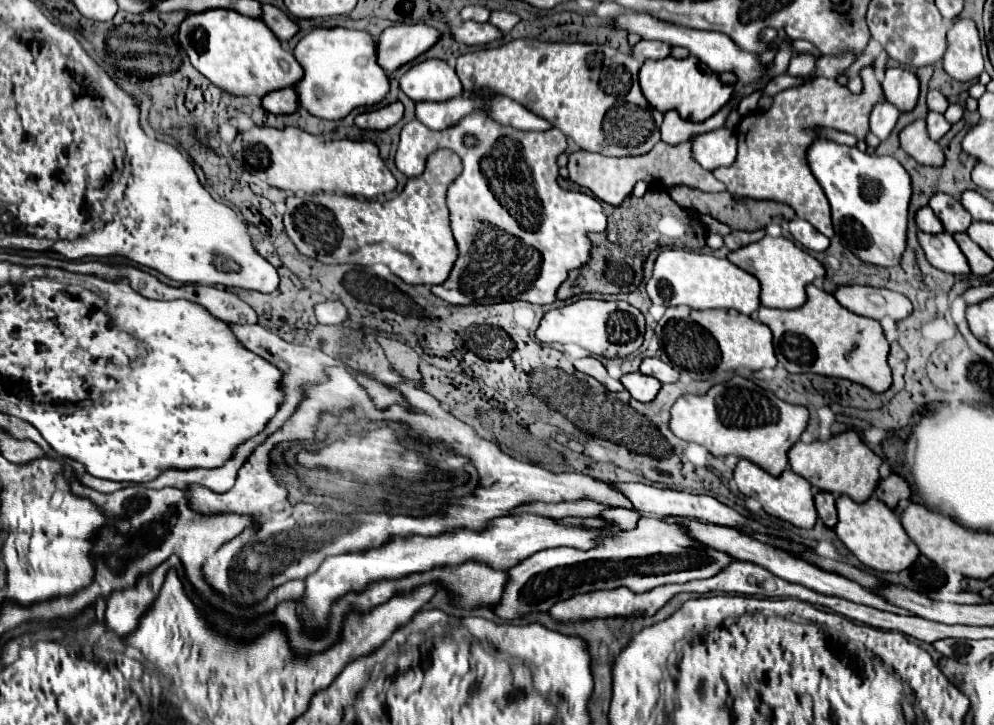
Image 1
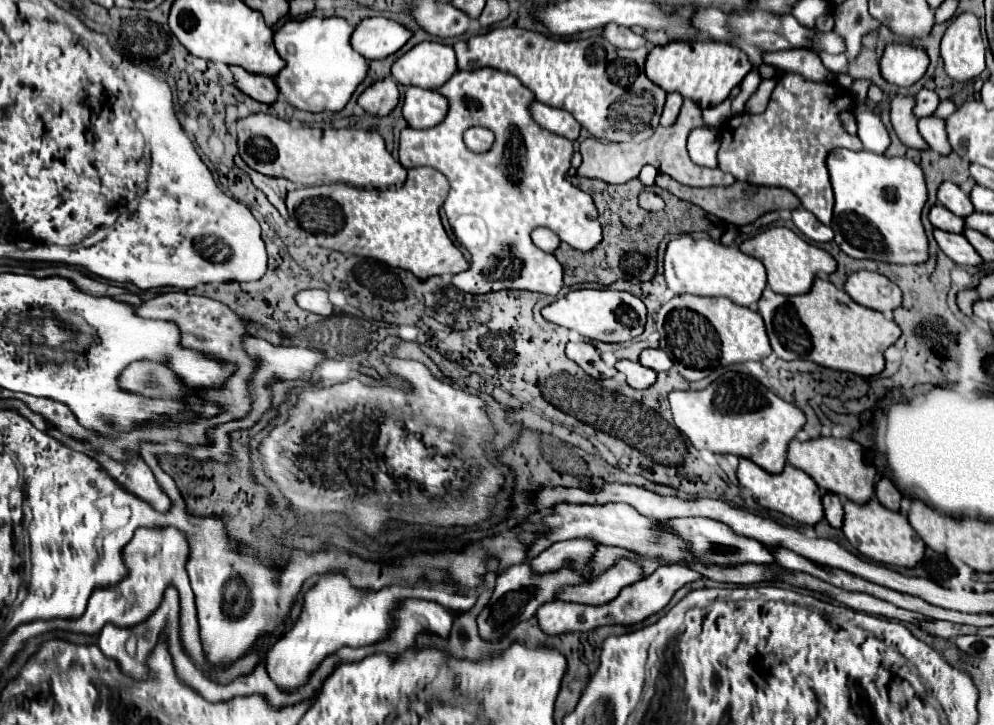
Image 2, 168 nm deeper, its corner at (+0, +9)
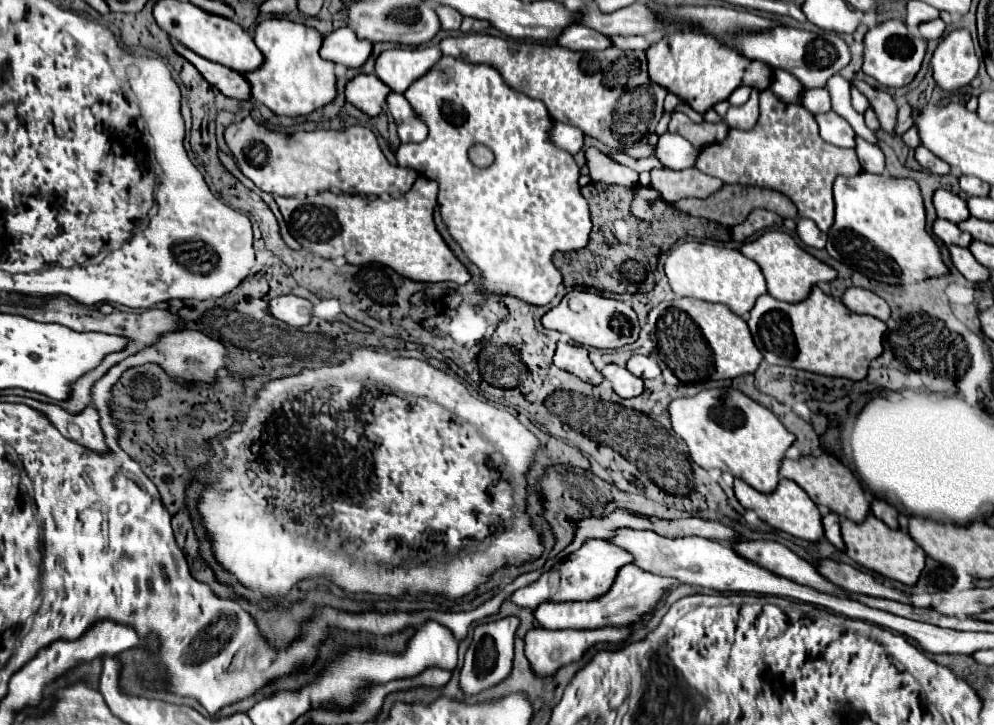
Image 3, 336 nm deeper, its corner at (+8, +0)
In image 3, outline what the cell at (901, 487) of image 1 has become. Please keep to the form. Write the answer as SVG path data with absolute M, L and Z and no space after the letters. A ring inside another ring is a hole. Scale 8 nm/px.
M875 498L875 500L871 502L871 512L873 512L879 520L883 520L887 526L891 526L893 530L899 528L899 524L897 524L897 516L899 516L899 512L897 512L891 504L887 504L885 500Z

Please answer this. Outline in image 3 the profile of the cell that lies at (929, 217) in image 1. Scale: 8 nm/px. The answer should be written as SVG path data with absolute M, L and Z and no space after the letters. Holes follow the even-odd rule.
M941 218L935 220L933 232L935 232L935 236L937 236L939 240L943 240L947 246L949 246L949 244L955 244L955 246L967 248L967 246L973 242L973 236L971 236L971 234L961 232L961 230L957 228L957 224L953 224L953 222L949 222L949 220L941 220Z

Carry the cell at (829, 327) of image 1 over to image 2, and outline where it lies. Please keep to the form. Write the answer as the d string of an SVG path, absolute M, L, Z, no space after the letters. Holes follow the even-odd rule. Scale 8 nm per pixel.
M819 277L805 295L787 297L765 289L759 299L759 313L765 321L771 347L781 359L807 359L861 377L873 377L885 369L883 353L901 335L895 321L885 319L879 311L857 305L843 289L837 289L831 281ZM797 319L801 325L797 325Z

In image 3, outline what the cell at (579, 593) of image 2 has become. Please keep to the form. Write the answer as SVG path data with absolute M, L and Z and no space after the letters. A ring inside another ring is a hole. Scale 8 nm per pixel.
M623 566L615 578L615 584L611 590L589 602L565 602L565 604L555 604L555 602L545 602L535 610L537 622L547 628L547 630L595 630L595 628L629 628L637 622L643 620L645 614L653 612L663 598L665 592L671 592L677 588L675 578L665 578L657 574L649 574L647 570L639 570L639 566Z

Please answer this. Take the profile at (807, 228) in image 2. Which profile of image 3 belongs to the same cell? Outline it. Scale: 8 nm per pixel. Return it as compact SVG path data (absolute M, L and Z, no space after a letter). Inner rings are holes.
M799 218L797 220L797 234L811 248L823 248L825 242L827 242L827 234L823 234L815 226L815 222L813 220L807 220L807 218Z

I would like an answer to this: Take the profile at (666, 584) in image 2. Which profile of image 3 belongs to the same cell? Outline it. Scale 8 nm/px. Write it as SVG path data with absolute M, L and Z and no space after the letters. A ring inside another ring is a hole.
M651 614L641 624L633 626L629 630L623 630L623 628L597 628L597 630L545 630L545 628L533 628L525 636L525 656L527 656L527 660L531 664L531 670L535 674L555 674L561 666L577 662L591 646L595 646L599 642L619 644L619 642L627 640L629 634L633 630L641 628L649 618L651 618Z

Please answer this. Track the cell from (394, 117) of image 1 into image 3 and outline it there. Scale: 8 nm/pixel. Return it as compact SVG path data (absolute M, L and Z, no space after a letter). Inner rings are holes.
M357 74L345 86L347 100L369 116L377 116L381 112L389 92L389 86L385 86L375 74Z

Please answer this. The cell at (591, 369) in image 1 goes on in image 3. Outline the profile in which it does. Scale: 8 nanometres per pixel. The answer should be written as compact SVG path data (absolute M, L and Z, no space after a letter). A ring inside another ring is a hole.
M559 342L557 352L555 352L555 366L579 376L583 382L589 382L589 384L601 384L603 382L603 376L591 364L587 350L583 346Z

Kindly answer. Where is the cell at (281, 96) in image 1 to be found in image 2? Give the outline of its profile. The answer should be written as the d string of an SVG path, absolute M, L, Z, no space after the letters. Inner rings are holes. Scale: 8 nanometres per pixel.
M229 67L233 73L235 73L235 81L237 81L237 87L247 93L249 97L253 97L255 101L259 103L267 103L267 105L273 105L279 97L279 89L275 85L275 81L271 77L265 77L265 75L253 75L253 73L247 73L245 69L241 67Z

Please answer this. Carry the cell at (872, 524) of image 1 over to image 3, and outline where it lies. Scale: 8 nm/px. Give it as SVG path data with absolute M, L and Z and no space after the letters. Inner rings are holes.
M869 514L865 518L865 522L855 524L851 520L841 520L841 532L843 532L843 540L847 546L847 556L853 558L859 566L877 572L889 580L913 586L923 568L925 568L925 552L919 544L913 542L913 538L907 532L901 530L891 530L889 526L885 526L885 522L881 522L879 518L875 518L873 514Z

